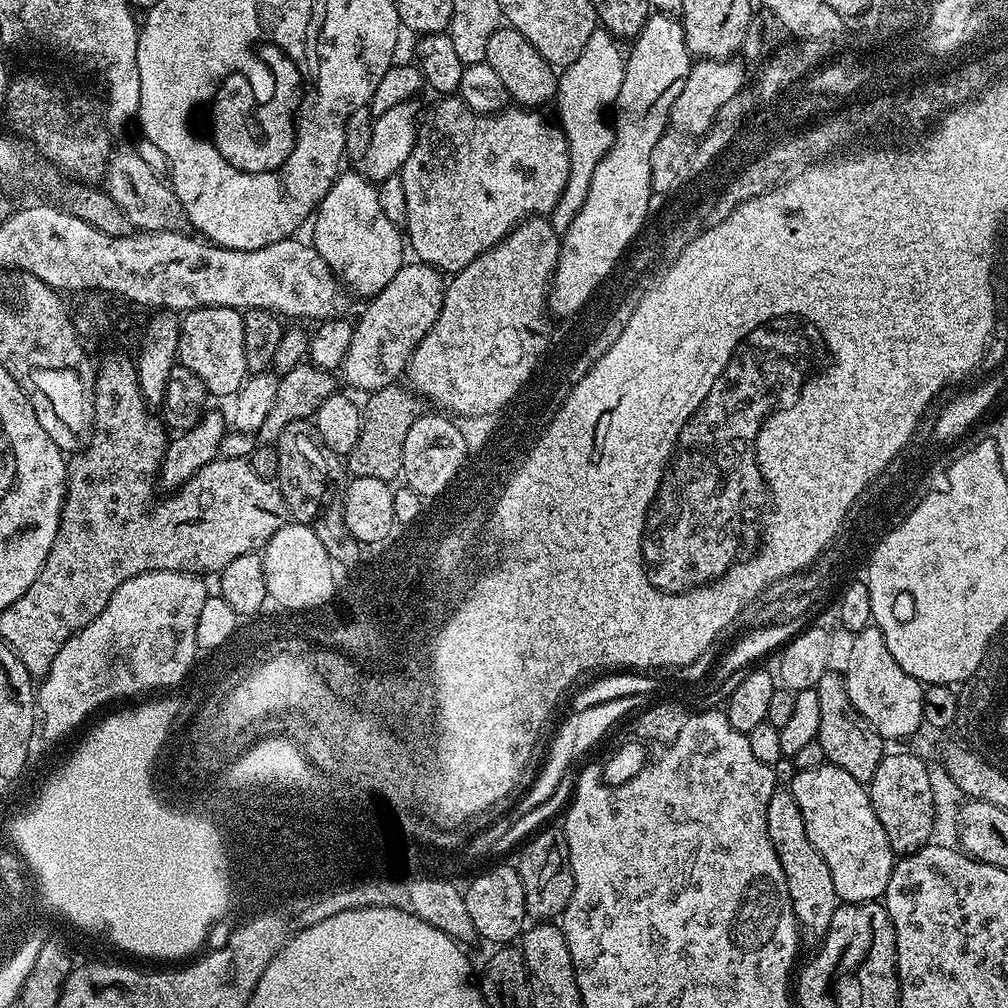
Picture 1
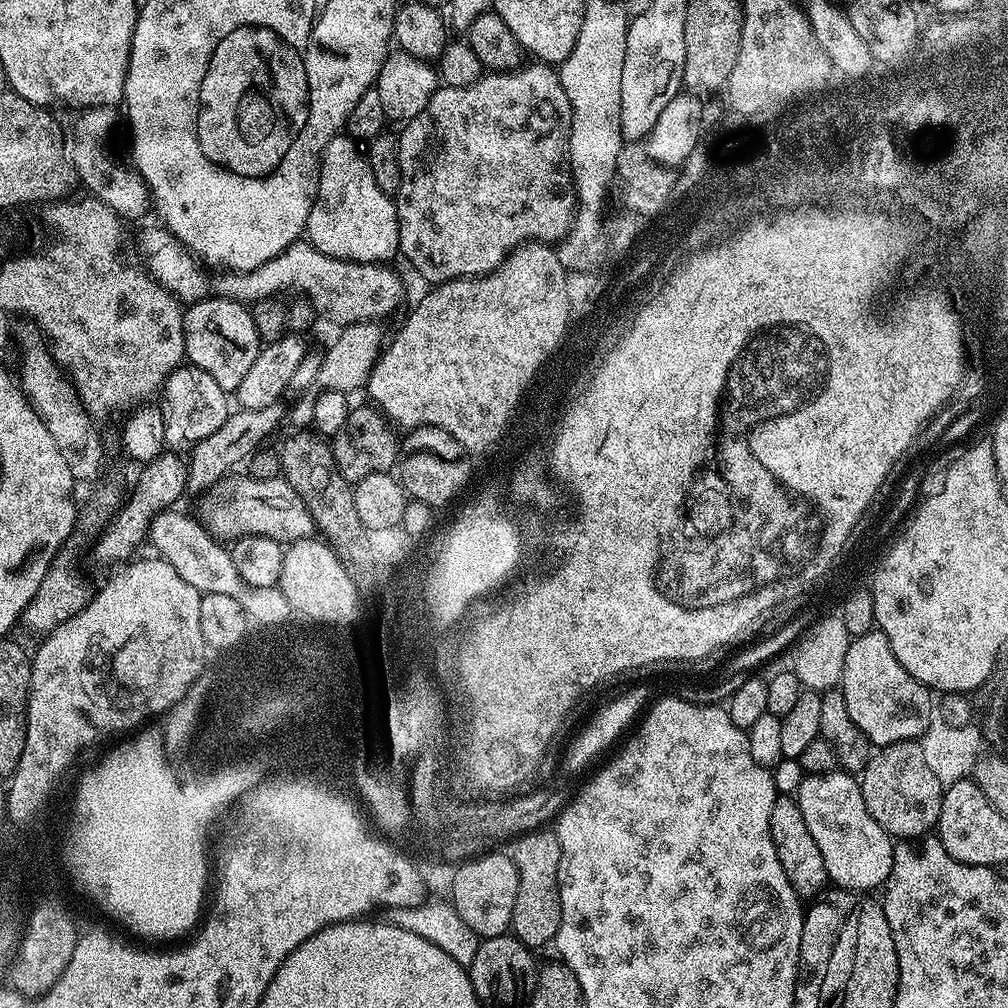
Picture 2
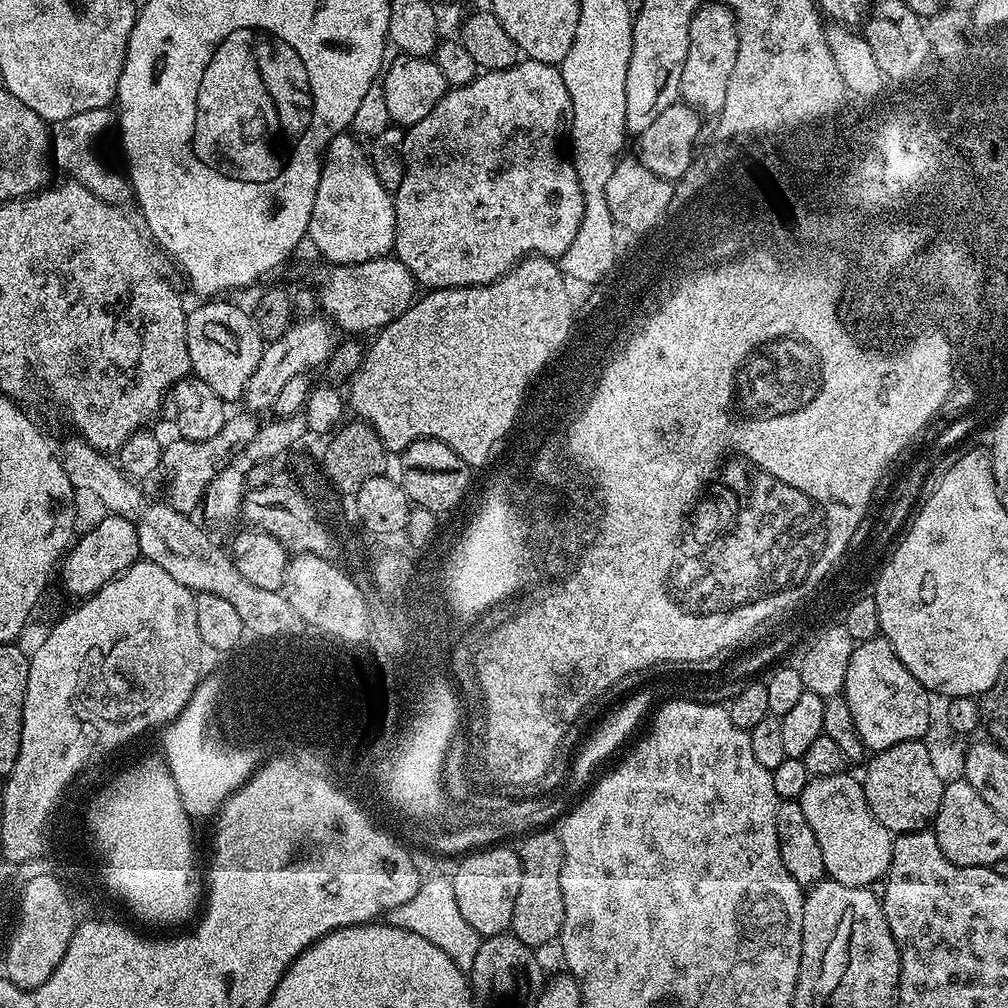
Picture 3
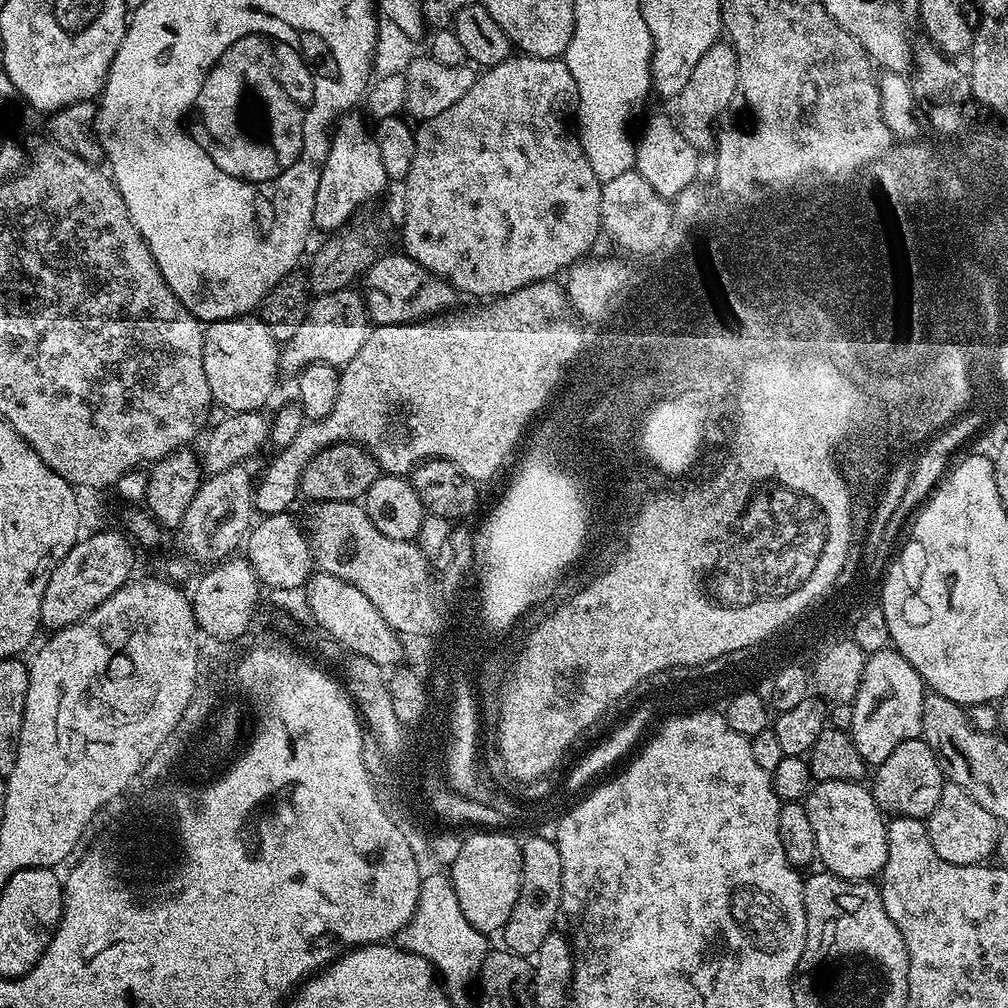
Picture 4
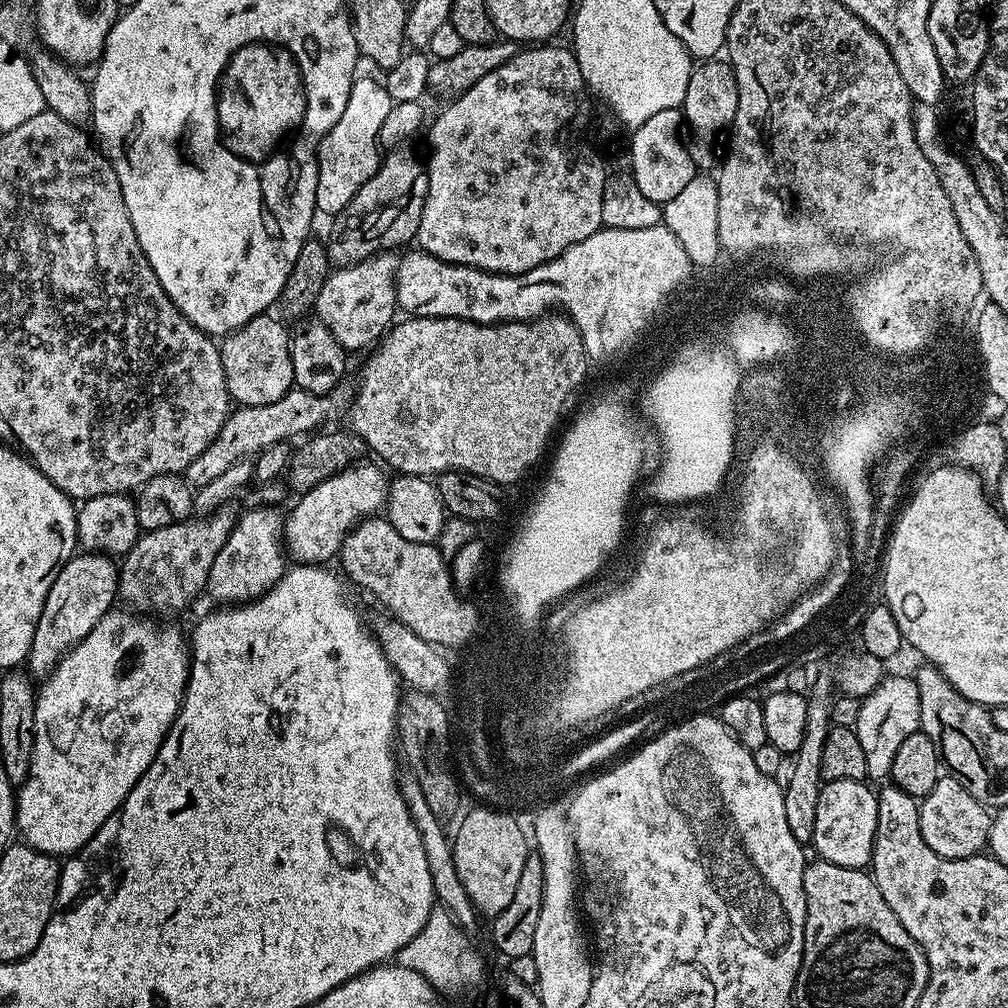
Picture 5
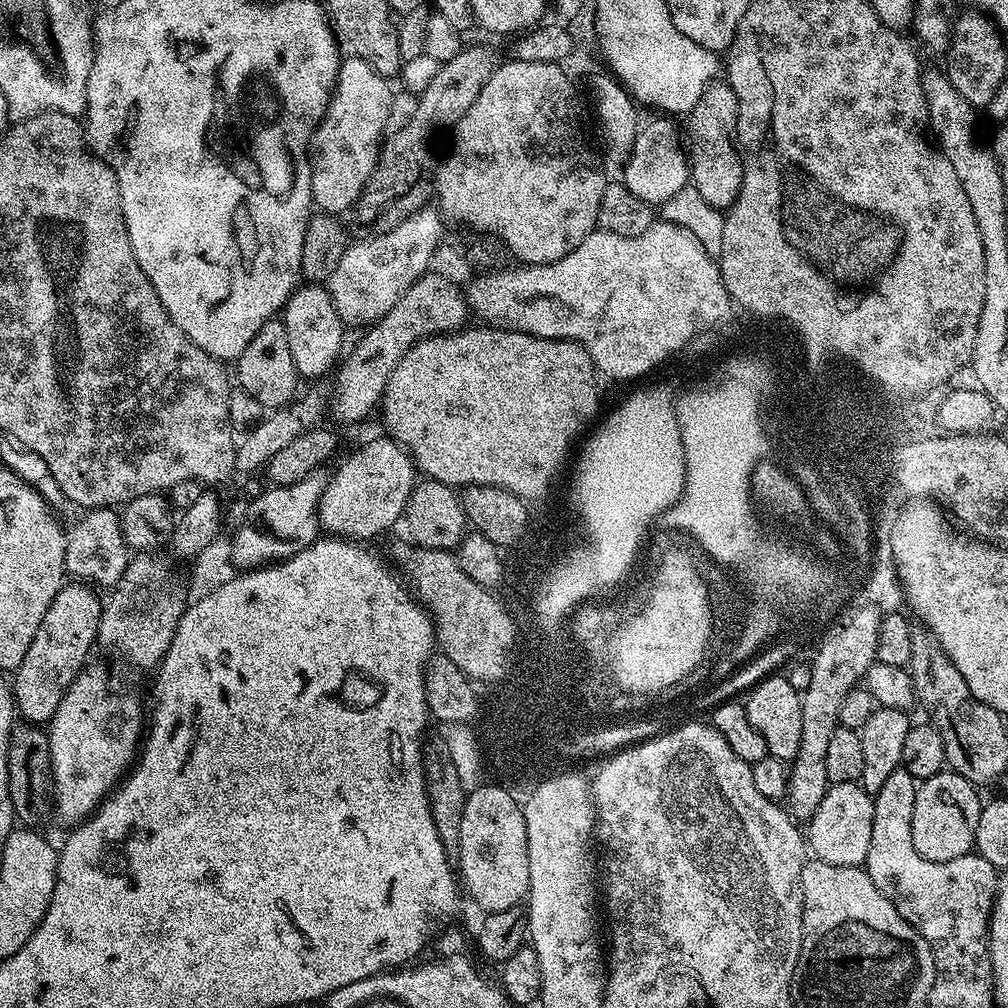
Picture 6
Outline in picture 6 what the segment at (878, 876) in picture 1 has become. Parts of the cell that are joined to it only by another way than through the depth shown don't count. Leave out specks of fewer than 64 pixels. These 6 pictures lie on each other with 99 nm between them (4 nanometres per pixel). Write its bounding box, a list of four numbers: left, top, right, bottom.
[806,783,874,867]

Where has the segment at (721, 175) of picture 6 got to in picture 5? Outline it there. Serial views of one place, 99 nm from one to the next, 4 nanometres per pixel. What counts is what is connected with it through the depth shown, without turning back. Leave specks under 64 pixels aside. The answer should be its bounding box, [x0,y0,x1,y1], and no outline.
[682,58,738,170]

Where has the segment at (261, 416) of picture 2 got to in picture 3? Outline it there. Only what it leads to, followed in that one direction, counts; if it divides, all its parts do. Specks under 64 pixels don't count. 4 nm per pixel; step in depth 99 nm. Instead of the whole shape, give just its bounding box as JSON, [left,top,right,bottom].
[162,411,254,514]

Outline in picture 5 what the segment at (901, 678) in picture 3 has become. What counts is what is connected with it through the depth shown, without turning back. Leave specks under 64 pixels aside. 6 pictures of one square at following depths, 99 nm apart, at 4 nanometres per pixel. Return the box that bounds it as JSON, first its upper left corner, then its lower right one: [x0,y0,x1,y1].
[855,675,920,781]

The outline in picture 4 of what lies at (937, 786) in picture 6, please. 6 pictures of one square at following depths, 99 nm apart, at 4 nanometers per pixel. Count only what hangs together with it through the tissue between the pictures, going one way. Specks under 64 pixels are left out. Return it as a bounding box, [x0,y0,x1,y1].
[926,782,1002,864]

